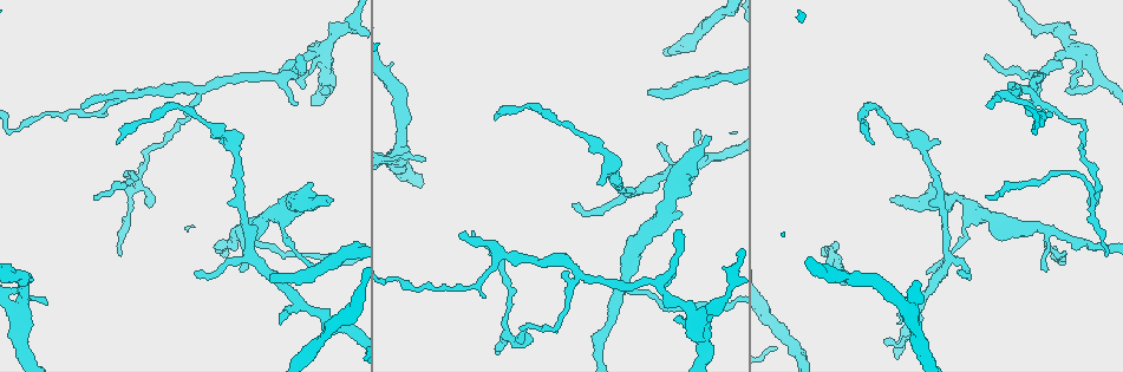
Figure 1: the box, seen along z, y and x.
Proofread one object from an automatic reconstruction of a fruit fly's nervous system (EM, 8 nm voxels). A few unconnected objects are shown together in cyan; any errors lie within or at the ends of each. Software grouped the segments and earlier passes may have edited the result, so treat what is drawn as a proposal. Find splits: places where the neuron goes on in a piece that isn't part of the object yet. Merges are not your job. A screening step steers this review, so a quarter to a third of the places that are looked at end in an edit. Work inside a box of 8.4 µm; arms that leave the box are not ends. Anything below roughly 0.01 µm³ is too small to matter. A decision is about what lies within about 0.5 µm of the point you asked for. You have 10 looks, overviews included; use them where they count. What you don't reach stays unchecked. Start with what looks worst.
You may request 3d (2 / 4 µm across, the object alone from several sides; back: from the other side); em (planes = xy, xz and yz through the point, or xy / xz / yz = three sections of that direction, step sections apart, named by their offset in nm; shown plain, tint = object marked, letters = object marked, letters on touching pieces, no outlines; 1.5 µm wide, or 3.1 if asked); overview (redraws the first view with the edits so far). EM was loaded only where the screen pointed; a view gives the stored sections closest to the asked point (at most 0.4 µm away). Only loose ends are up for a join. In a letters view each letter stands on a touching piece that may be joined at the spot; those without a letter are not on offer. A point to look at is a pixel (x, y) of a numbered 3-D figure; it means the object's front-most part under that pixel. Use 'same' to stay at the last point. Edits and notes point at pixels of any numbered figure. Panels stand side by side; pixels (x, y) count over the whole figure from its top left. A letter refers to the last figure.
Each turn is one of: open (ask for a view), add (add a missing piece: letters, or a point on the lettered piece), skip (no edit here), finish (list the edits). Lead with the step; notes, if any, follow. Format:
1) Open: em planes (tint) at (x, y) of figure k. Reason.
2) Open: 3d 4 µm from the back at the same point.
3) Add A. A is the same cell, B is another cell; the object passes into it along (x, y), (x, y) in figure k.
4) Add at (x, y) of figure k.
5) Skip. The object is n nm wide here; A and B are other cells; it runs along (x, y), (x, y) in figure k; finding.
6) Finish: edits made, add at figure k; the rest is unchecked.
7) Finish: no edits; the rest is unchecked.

Open: em planes (letters) at (892, 199) of figure 1. Branch stops here.

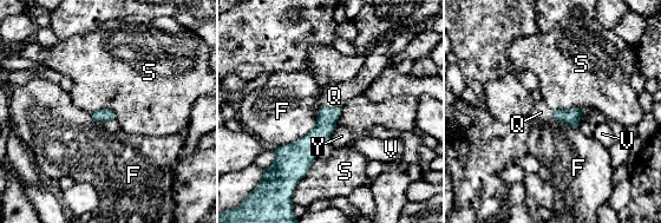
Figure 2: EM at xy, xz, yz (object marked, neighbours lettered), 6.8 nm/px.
Add Q. Q is the same cell, F, S, V and Y are other cells; the object passes into it along (326, 120), (329, 109), (334, 96) in figure 2; the neuron continues.

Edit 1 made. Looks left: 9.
Open: em planes (tint) at (270, 275) of figure 1. An open end.

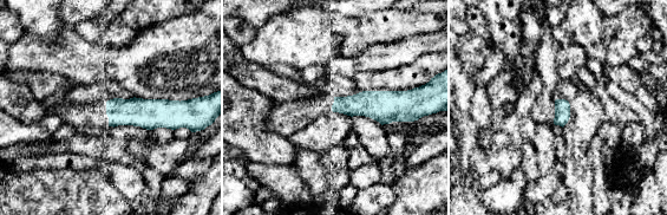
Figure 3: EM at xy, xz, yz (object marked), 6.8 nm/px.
Open: em planes (letters) at the same point.

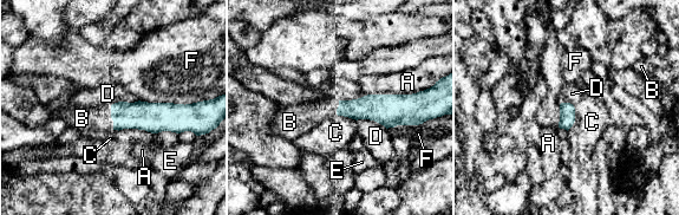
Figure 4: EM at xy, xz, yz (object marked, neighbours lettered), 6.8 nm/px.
Add B. The object is 110 nm wide here; B is the same cell, A, C, D, E and F are other cells; the neuron continues.

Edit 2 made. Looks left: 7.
Open: overview. See it whole again.

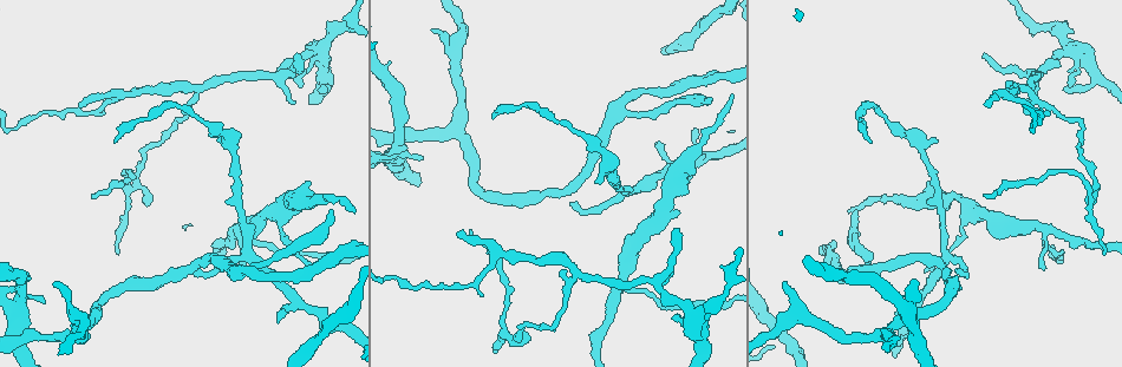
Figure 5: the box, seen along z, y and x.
Open: 3d 2 µm at (785, 284) of figure 5. An open end.

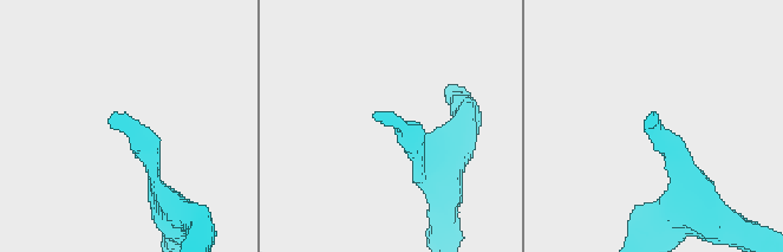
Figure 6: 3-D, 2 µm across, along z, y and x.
Open: em planes (letters) at (109, 121) of figure 6.

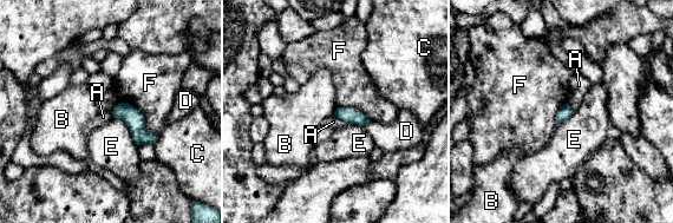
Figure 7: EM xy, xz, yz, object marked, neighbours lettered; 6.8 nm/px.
Skip. A, B, C, D, E and F are other cells; a border runs along (337, 107), (333, 113) in figure 7; no lettered piece goes on from it.

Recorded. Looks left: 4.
Open: 3d 2 µm at (218, 138) of figure 5.

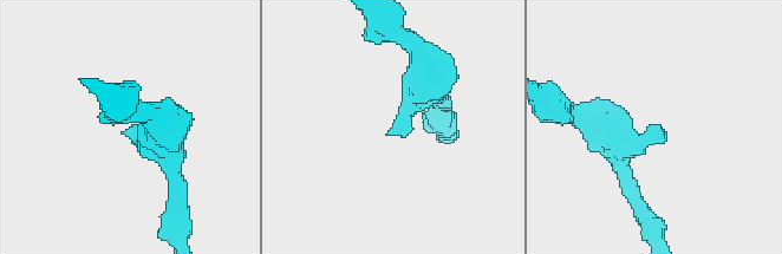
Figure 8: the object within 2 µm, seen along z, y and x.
Open: em yz step 8 (letters) at (663, 131) of figure 8.

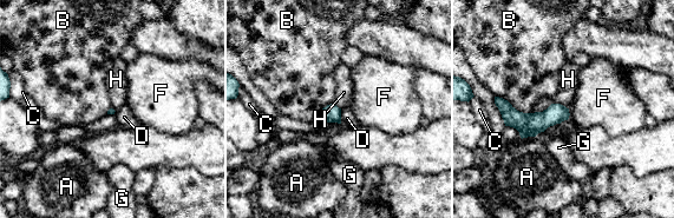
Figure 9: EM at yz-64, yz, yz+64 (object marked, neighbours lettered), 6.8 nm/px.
Skip. A, B, C, D, F, G and H are other cells; no lettered piece goes on from it.

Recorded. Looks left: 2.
Open: 3d 4 µm at (988, 103) of figure 5. Branch stops here.

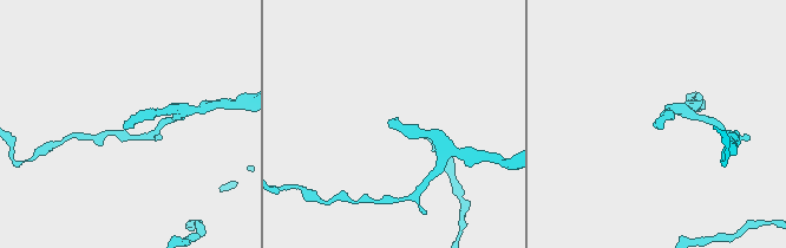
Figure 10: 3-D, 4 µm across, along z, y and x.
Open: em yz step 8 (letters) at (126, 125) of figure 10.

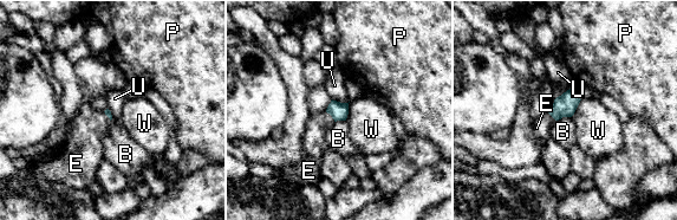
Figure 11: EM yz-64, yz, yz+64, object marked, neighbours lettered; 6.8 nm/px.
Add E. E is the same cell, B, P, U and W are other cells; the object passes into it along (339, 111), (331, 115), (314, 144) in figure 11; it goes on there.

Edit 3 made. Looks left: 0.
Finish: edits made, add at figure 2, add at figure 4, add at figure 11; the rest is unchecked.

